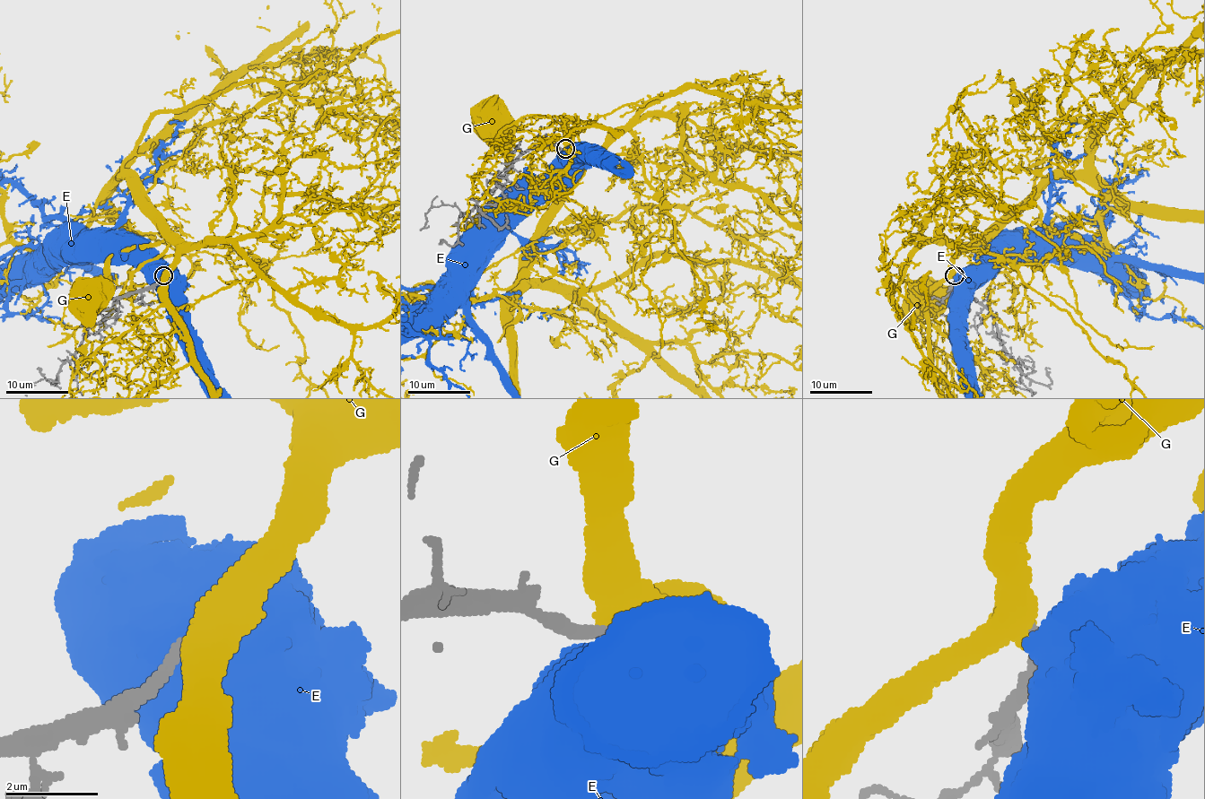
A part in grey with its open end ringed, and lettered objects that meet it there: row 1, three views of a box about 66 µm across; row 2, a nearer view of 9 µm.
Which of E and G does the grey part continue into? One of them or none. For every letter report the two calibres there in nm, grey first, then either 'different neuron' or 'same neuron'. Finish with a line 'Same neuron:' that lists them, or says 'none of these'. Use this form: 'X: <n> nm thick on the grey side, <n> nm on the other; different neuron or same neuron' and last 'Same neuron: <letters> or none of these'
E: 320 nm thick on the grey side, 700 nm on the other; different neuron
G: 280 nm thick on the grey side, 750 nm on the other; same neuron
Same neuron: G

